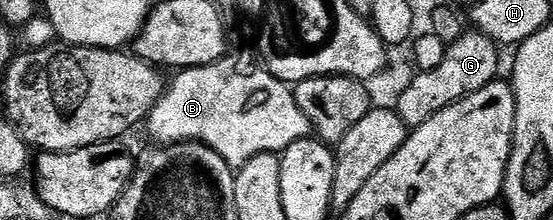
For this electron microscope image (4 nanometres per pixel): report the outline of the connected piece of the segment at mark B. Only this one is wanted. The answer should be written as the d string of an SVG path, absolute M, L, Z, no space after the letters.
M224 57L217 60L215 63L210 63L204 67L189 67L178 72L179 75L175 80L168 82L164 86L162 95L159 96L158 101L156 101L154 107L151 108L150 115L147 116L145 120L145 128L152 135L154 142L159 145L170 145L173 143L204 143L209 149L216 151L220 157L227 162L233 169L238 169L243 167L249 162L253 157L257 157L261 153L266 151L272 153L282 153L289 145L293 145L293 141L298 139L308 138L312 134L311 122L309 117L305 117L305 113L301 113L301 109L297 105L295 100L295 92L292 90L288 84L281 82L277 77L273 77L265 68L261 65L254 65L255 67L250 67L249 64L234 63L231 57Z

